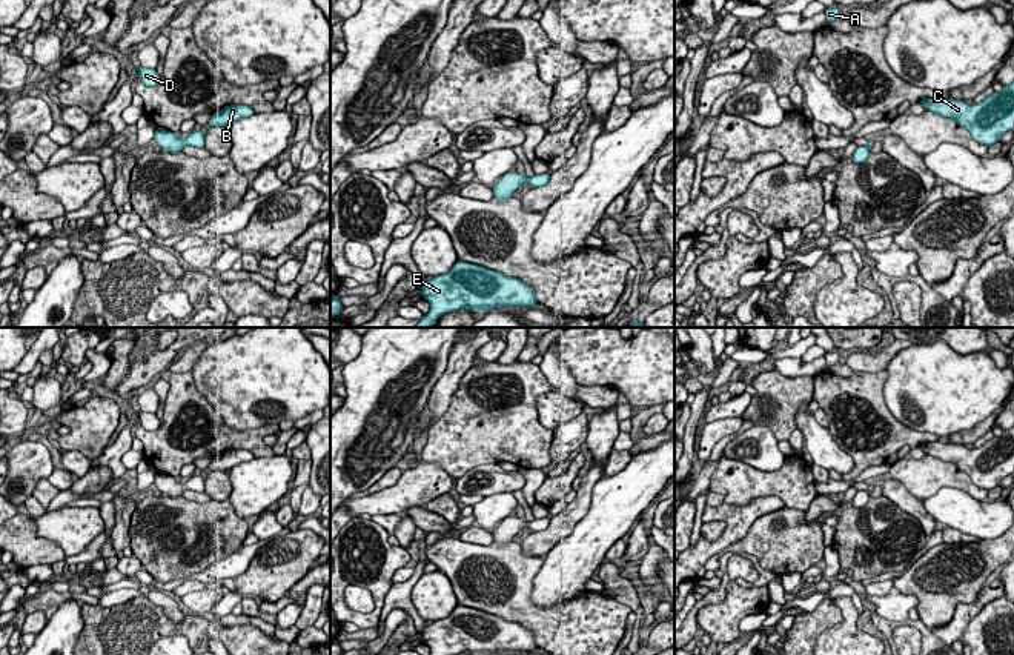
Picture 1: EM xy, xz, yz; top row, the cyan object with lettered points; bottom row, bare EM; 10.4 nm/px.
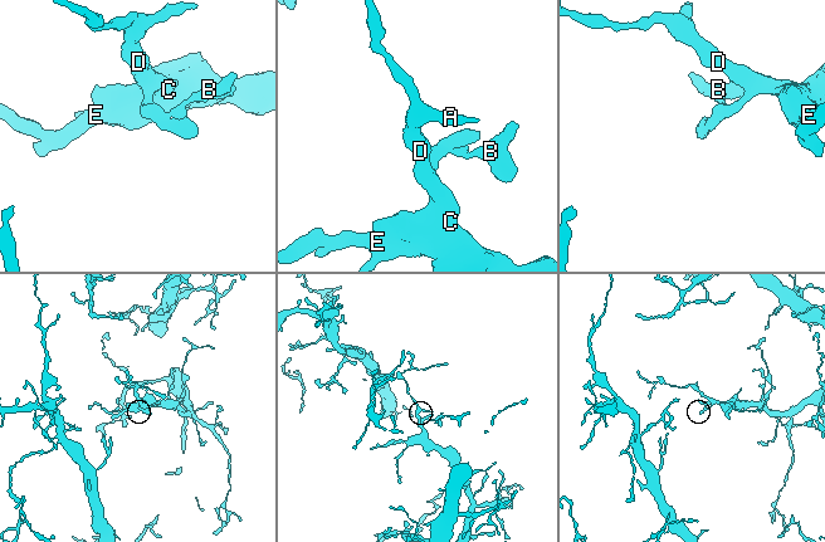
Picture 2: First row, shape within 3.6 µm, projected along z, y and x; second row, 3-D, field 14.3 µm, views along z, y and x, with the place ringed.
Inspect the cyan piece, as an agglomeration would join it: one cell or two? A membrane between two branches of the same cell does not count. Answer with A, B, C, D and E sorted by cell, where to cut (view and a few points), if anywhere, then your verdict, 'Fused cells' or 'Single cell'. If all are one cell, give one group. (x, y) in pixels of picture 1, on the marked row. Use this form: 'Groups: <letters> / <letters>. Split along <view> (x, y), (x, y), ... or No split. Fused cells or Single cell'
Groups: A B C D E. No split. Single cell

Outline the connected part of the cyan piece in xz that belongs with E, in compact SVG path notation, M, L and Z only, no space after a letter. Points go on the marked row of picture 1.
M461 260L442 275L427 280L419 291L430 303L430 312L415 328L432 328L438 317L462 308L482 312L499 306L530 309L538 304L527 283Z

